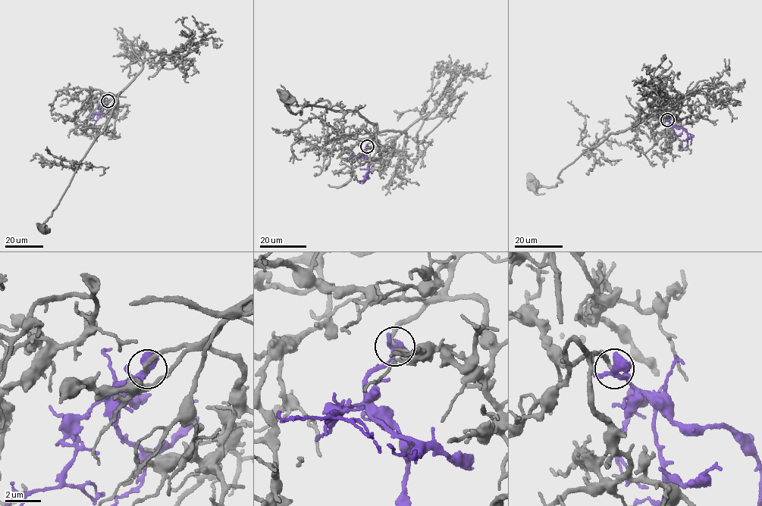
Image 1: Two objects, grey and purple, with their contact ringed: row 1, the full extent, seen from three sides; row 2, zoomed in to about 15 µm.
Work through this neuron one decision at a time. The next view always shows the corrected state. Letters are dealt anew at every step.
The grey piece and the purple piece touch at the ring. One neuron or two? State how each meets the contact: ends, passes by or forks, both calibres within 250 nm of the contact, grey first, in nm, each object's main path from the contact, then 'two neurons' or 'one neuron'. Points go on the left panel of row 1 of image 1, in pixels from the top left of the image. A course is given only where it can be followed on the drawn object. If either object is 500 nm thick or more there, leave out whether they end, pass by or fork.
grey ends there; purple forks there; 200 nm thick on the grey side, 380 nm on the other; grey runs (108, 101), (119, 92), (103, 130), (83, 157), (59, 203), (40, 228); purple runs (108, 101), (103, 103), (106, 104), (105, 102), (92, 126); one neuron

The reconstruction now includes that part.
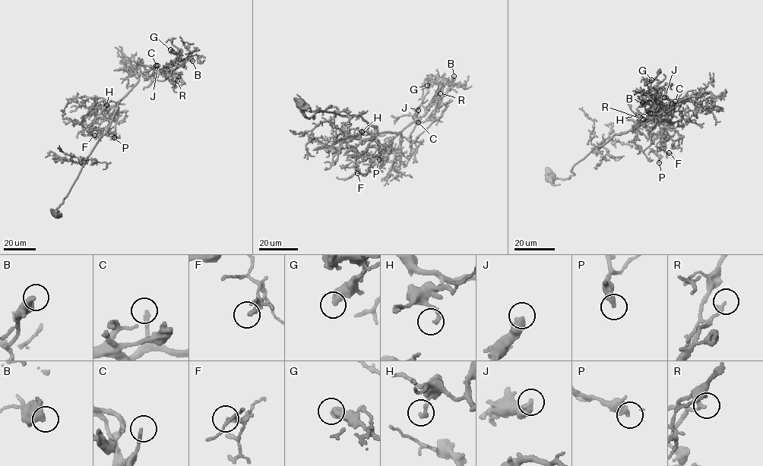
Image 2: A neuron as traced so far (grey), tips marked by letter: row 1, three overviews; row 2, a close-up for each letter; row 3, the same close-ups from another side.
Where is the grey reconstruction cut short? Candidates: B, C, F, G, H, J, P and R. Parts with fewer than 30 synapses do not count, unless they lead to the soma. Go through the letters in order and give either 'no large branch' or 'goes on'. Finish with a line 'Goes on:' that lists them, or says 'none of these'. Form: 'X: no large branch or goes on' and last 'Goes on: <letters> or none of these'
B: no large branch
C: goes on
F: no large branch
G: no large branch
H: no large branch
J: goes on
P: no large branch
R: no large branch
Goes on: C, J

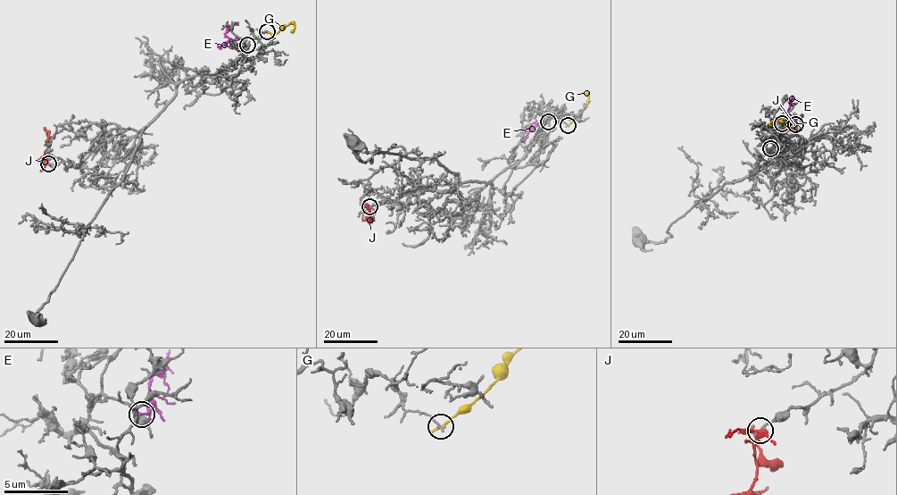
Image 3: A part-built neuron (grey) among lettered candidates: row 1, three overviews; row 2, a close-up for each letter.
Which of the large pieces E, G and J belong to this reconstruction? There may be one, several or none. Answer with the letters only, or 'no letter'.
no letter

